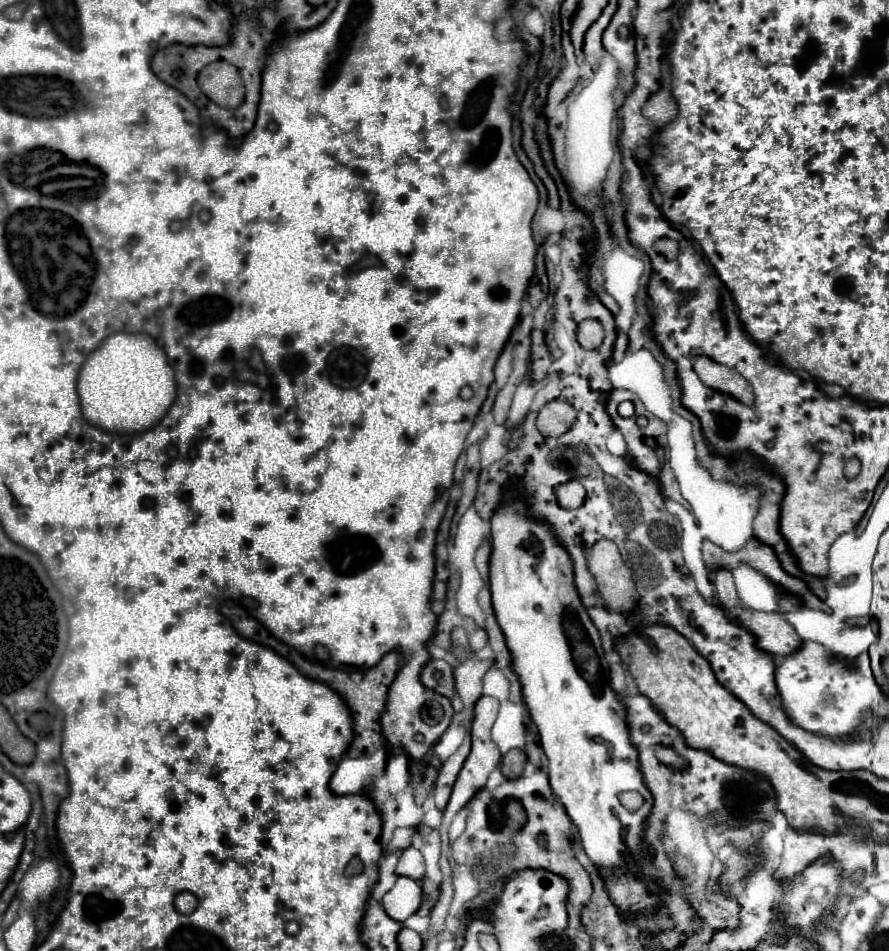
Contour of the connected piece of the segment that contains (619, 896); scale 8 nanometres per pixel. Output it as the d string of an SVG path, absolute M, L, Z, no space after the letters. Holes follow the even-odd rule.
M519 492L507 494L501 508L491 518L491 534L493 554L489 561L489 588L493 596L493 612L497 624L503 630L505 644L511 652L511 666L519 676L525 706L529 708L531 720L539 732L539 742L547 756L551 788L563 802L573 824L577 826L581 844L595 868L599 868L615 906L627 918L635 918L639 912L655 910L661 904L663 894L651 894L643 880L623 872L625 860L647 858L641 846L641 838L643 822L649 816L653 798L641 778L637 750L629 742L625 708L609 686L609 664L603 656L597 628L587 616L585 606L581 604L581 598L577 594L571 558L557 542L547 524L529 520L527 502L525 498L519 498ZM625 790L635 790L645 798L643 806L637 812L629 812L621 806L617 794Z

